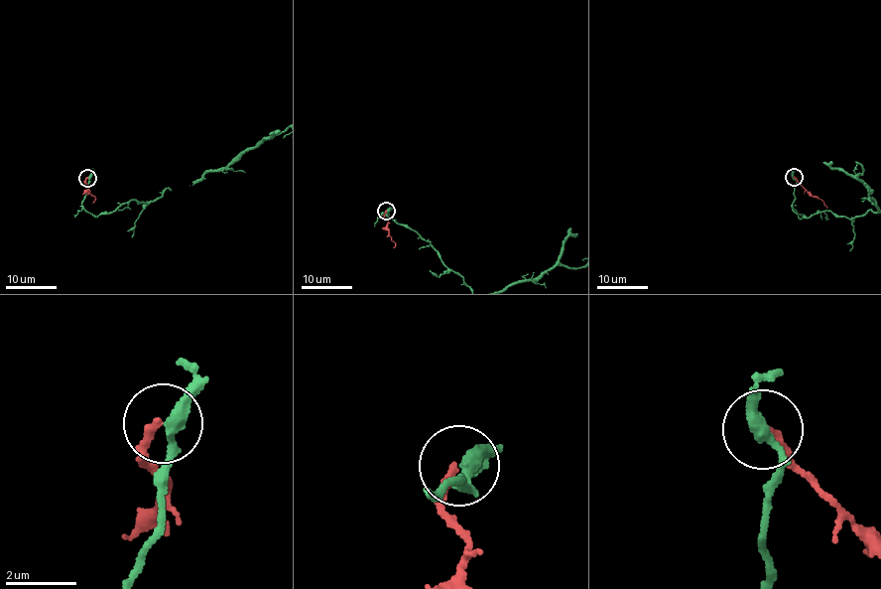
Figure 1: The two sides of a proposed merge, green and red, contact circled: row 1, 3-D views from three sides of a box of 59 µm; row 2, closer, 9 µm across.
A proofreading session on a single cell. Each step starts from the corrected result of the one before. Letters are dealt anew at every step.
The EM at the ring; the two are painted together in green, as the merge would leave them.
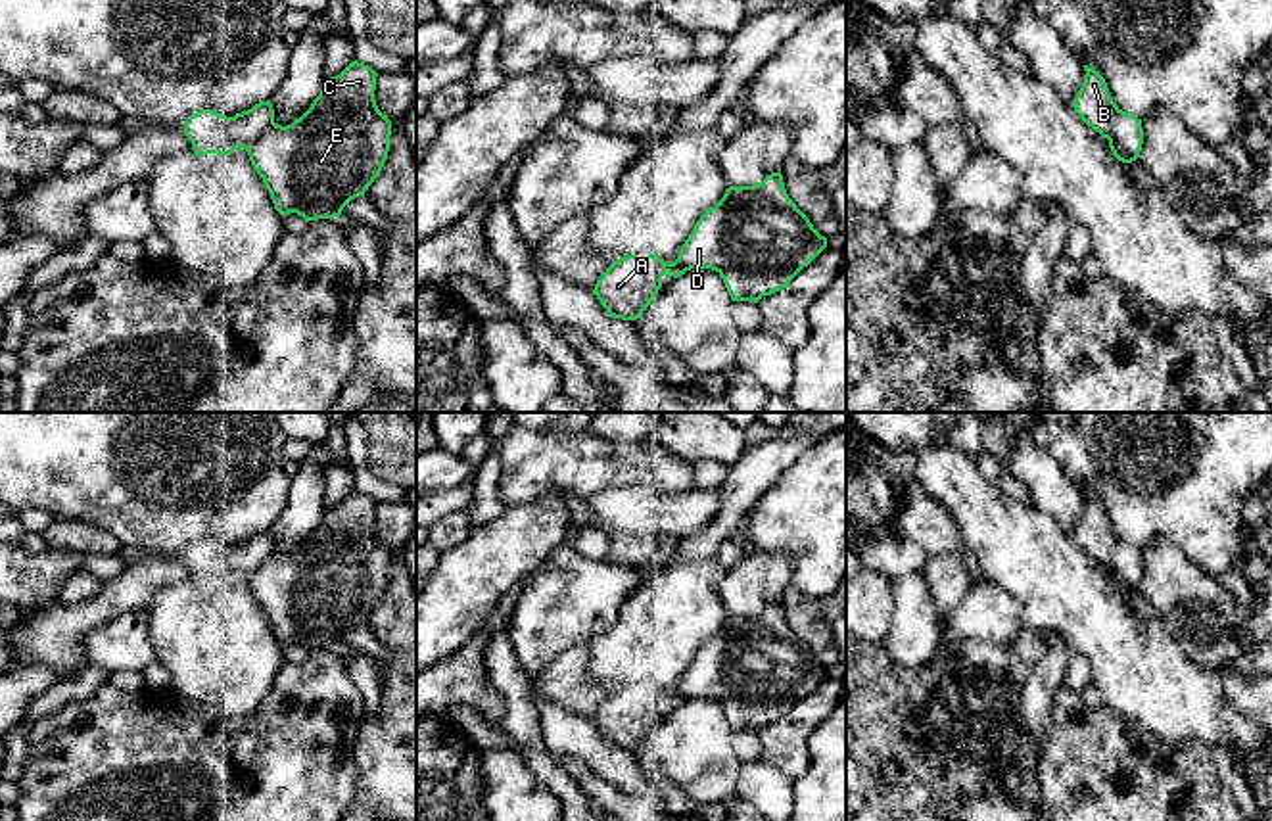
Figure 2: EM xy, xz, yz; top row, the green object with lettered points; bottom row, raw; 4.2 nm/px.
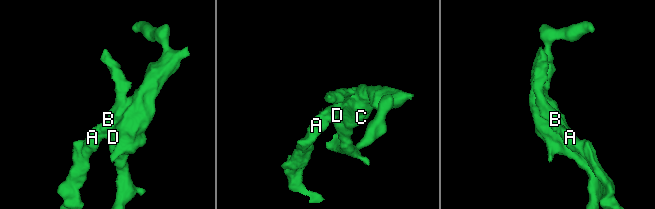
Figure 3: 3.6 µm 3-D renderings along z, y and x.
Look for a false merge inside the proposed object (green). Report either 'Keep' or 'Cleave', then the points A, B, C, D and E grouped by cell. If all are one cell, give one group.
Cleave. Groups: A B / C D E

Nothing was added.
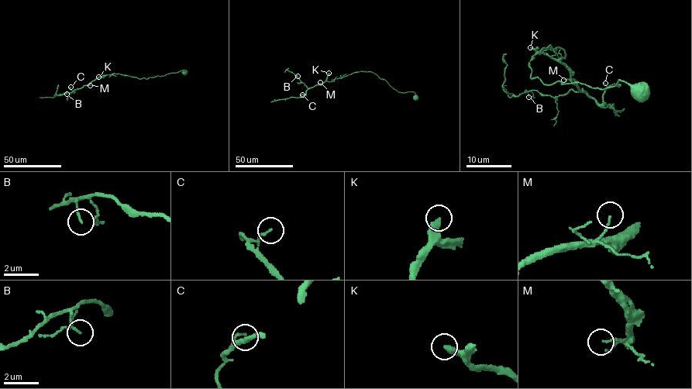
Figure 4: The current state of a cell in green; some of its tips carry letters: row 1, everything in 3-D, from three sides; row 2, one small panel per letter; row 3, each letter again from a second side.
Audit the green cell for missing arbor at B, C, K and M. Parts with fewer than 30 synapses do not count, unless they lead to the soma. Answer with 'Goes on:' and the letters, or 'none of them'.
Goes on: K

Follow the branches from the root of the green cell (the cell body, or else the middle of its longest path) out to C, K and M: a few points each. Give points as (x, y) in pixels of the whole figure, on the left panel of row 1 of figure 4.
C: (184, 72), (181, 70), (146, 79), (112, 74), (103, 75), (74, 92), (70, 87)
K: (184, 72), (181, 70), (146, 79), (115, 74), (103, 75), (96, 79), (98, 77)
M: (184, 72), (181, 70), (146, 79), (112, 74), (103, 75), (90, 85)

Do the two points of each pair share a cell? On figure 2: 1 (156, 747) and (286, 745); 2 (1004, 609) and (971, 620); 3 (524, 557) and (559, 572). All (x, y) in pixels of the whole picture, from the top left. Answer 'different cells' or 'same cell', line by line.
1: same cell
2: same cell
3: different cells

